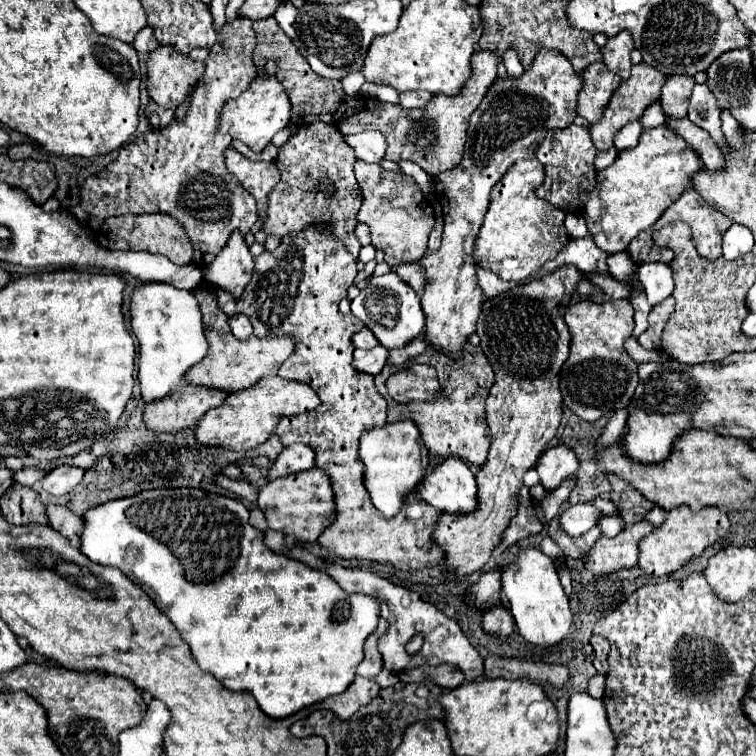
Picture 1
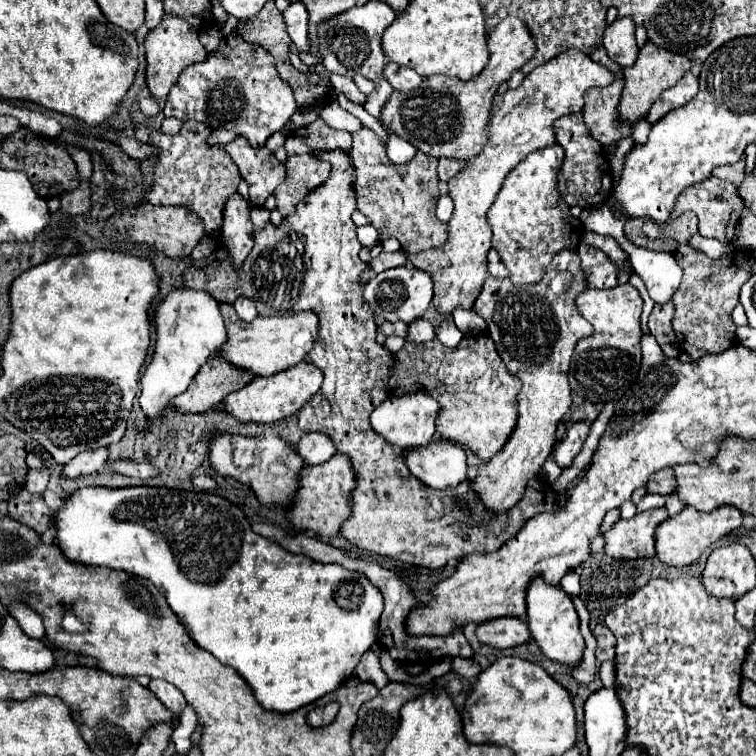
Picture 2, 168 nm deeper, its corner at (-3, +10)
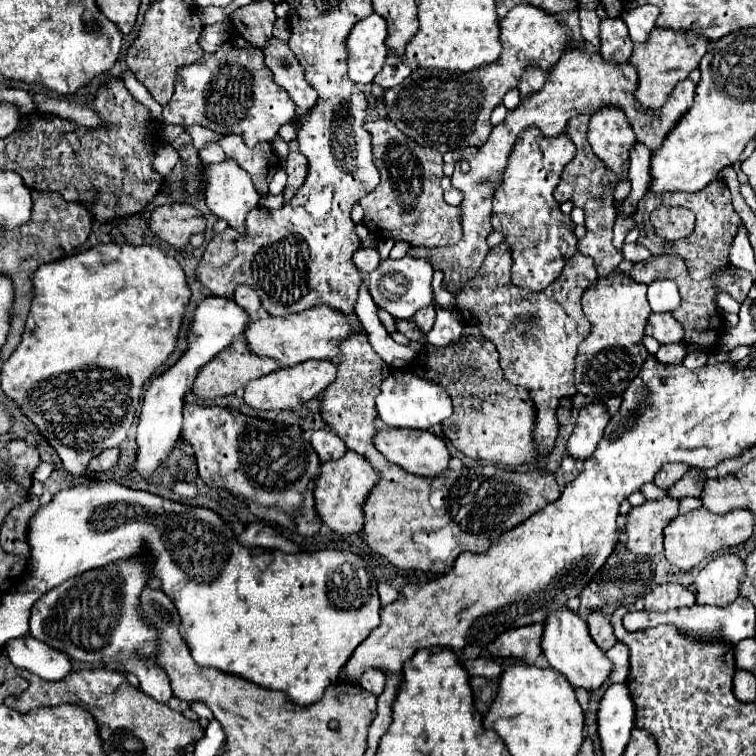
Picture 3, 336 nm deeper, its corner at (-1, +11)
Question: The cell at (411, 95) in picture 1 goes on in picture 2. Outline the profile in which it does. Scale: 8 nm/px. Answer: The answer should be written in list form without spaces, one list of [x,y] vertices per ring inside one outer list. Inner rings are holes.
[[[392,63],[386,65],[384,77],[390,81],[390,85],[396,91],[412,91],[412,89],[416,89],[424,81],[424,77],[420,77],[414,69],[404,69],[404,67],[392,65]]]

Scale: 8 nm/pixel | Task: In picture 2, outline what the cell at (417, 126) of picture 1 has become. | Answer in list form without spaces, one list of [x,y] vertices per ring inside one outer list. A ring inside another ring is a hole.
[[[506,17],[504,21],[500,21],[496,25],[496,29],[488,35],[488,51],[490,51],[490,61],[488,65],[482,69],[480,75],[476,75],[470,81],[460,81],[460,79],[452,79],[452,77],[444,77],[444,75],[436,75],[436,77],[428,77],[424,79],[424,85],[420,89],[412,89],[412,93],[392,93],[390,99],[384,103],[382,111],[380,111],[380,123],[394,135],[406,139],[408,143],[412,143],[418,151],[430,155],[430,157],[446,157],[446,159],[468,159],[474,157],[476,153],[480,153],[480,147],[486,145],[486,123],[488,123],[488,113],[492,109],[492,97],[498,91],[502,81],[508,81],[514,69],[520,69],[528,59],[532,59],[534,53],[534,41],[530,37],[530,33],[526,31],[524,21],[520,21],[518,17]]]

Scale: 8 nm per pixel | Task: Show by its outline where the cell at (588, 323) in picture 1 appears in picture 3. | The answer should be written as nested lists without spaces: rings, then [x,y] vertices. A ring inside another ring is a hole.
[[[610,274],[600,278],[582,296],[584,314],[592,324],[590,336],[578,346],[576,356],[576,388],[580,394],[606,402],[612,396],[622,396],[630,380],[638,376],[642,364],[648,360],[648,350],[642,344],[644,326],[652,314],[646,300],[646,284],[634,282],[626,274]]]

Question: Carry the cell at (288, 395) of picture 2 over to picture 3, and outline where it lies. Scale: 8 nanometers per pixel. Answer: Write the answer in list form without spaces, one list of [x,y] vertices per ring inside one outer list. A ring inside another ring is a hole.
[[[308,360],[298,366],[286,366],[272,374],[252,380],[246,386],[244,402],[258,410],[294,410],[304,402],[310,402],[320,392],[324,392],[336,380],[336,362],[334,360]]]

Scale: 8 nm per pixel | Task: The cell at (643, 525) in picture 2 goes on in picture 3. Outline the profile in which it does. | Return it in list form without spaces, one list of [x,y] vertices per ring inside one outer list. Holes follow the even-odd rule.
[[[678,498],[646,500],[626,516],[628,550],[638,556],[654,556],[664,550],[664,528],[672,518],[678,516]]]

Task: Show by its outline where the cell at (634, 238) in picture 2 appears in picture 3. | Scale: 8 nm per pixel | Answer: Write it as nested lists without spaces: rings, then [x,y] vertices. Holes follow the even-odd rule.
[[[714,180],[706,188],[702,188],[702,192],[694,192],[694,194],[686,194],[686,192],[664,192],[660,196],[646,194],[638,202],[638,206],[642,206],[642,208],[638,208],[638,212],[634,214],[634,220],[638,222],[640,236],[642,236],[640,242],[656,240],[656,234],[648,234],[648,214],[652,212],[652,208],[646,208],[646,204],[650,204],[650,202],[658,202],[658,204],[660,202],[680,202],[680,206],[684,206],[696,214],[694,232],[682,240],[682,260],[686,262],[688,272],[694,280],[704,280],[706,276],[710,276],[712,272],[716,272],[718,268],[724,268],[728,264],[730,246],[732,246],[734,236],[738,234],[742,220],[734,212],[732,202],[730,202],[730,190],[726,188],[726,184],[722,180]]]

